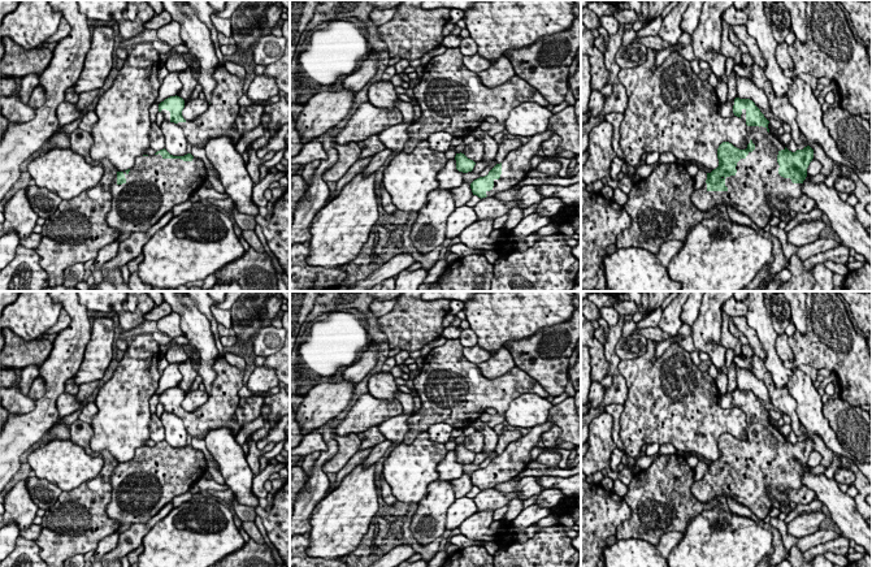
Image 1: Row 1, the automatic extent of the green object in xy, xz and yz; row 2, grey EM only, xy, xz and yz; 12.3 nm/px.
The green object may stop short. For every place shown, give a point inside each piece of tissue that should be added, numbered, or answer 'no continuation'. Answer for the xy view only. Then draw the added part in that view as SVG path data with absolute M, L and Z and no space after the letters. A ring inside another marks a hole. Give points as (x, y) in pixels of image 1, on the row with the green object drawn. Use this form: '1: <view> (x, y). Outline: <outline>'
1: xy (153, 185). Outline: M139 156L129 173L123 172L126 182L117 183L117 176L110 185L112 208L107 216L107 224L121 234L144 233L153 226L166 212L177 204L190 200L207 181L207 169L200 159L191 161L181 159L164 159L155 156Z

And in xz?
1: xz (515, 168). Outline: M548 127L545 133L532 137L528 143L511 151L502 161L500 178L494 179L494 187L490 191L486 191L486 195L493 196L498 192L507 191L524 181L529 174L532 157L537 155L541 144L552 134L554 130Z

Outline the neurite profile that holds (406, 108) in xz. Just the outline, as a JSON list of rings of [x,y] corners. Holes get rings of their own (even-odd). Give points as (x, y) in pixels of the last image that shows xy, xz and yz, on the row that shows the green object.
[[[398,98],[395,101],[395,107],[400,111],[403,116],[403,122],[413,121],[413,116],[415,116],[413,104],[408,101],[403,101]]]

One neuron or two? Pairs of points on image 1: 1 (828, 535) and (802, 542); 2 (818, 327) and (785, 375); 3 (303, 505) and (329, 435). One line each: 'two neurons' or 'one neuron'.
1: one neuron
2: two neurons
3: one neuron

